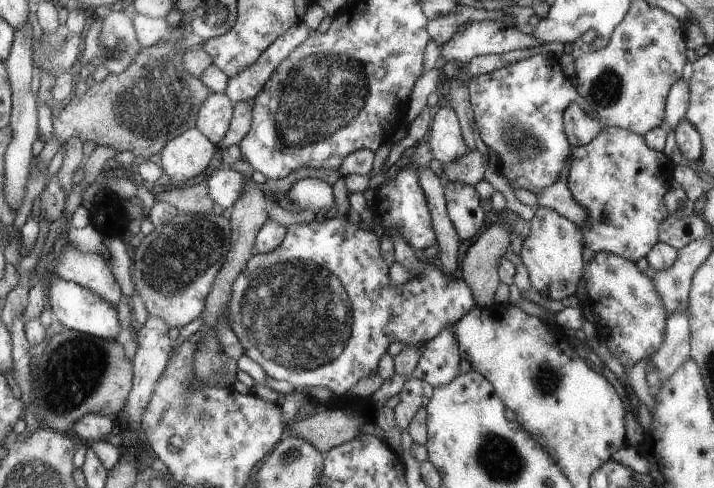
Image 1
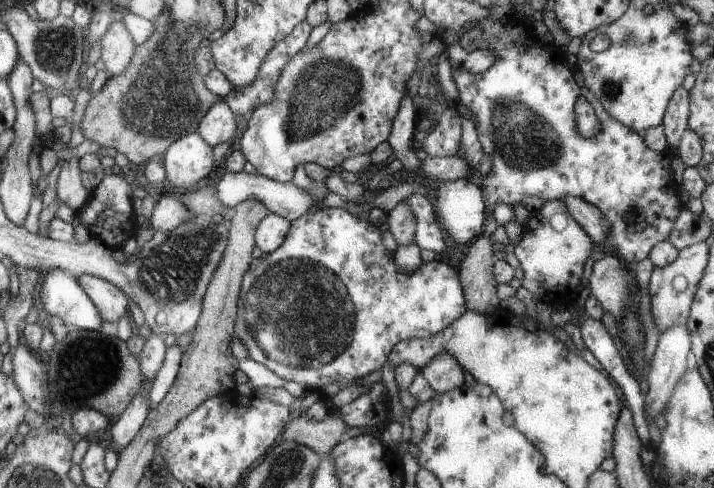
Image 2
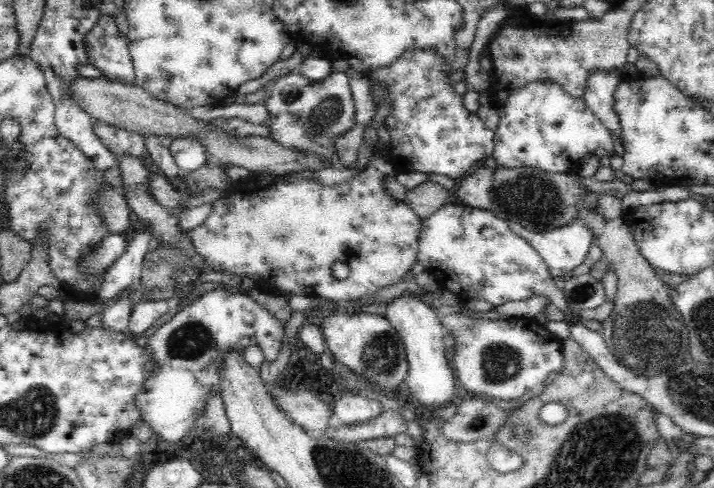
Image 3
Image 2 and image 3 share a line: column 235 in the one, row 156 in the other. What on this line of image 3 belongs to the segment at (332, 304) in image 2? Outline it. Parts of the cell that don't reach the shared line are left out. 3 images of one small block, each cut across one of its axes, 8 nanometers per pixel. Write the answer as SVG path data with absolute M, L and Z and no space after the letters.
M297 71L290 73L274 82L274 89L266 103L268 112L272 115L272 120L265 124L271 131L272 140L288 149L298 149L298 151L308 151L308 153L318 153L324 162L336 162L336 148L334 140L345 134L355 124L355 103L348 76L344 72L330 73L323 80L310 81Z

